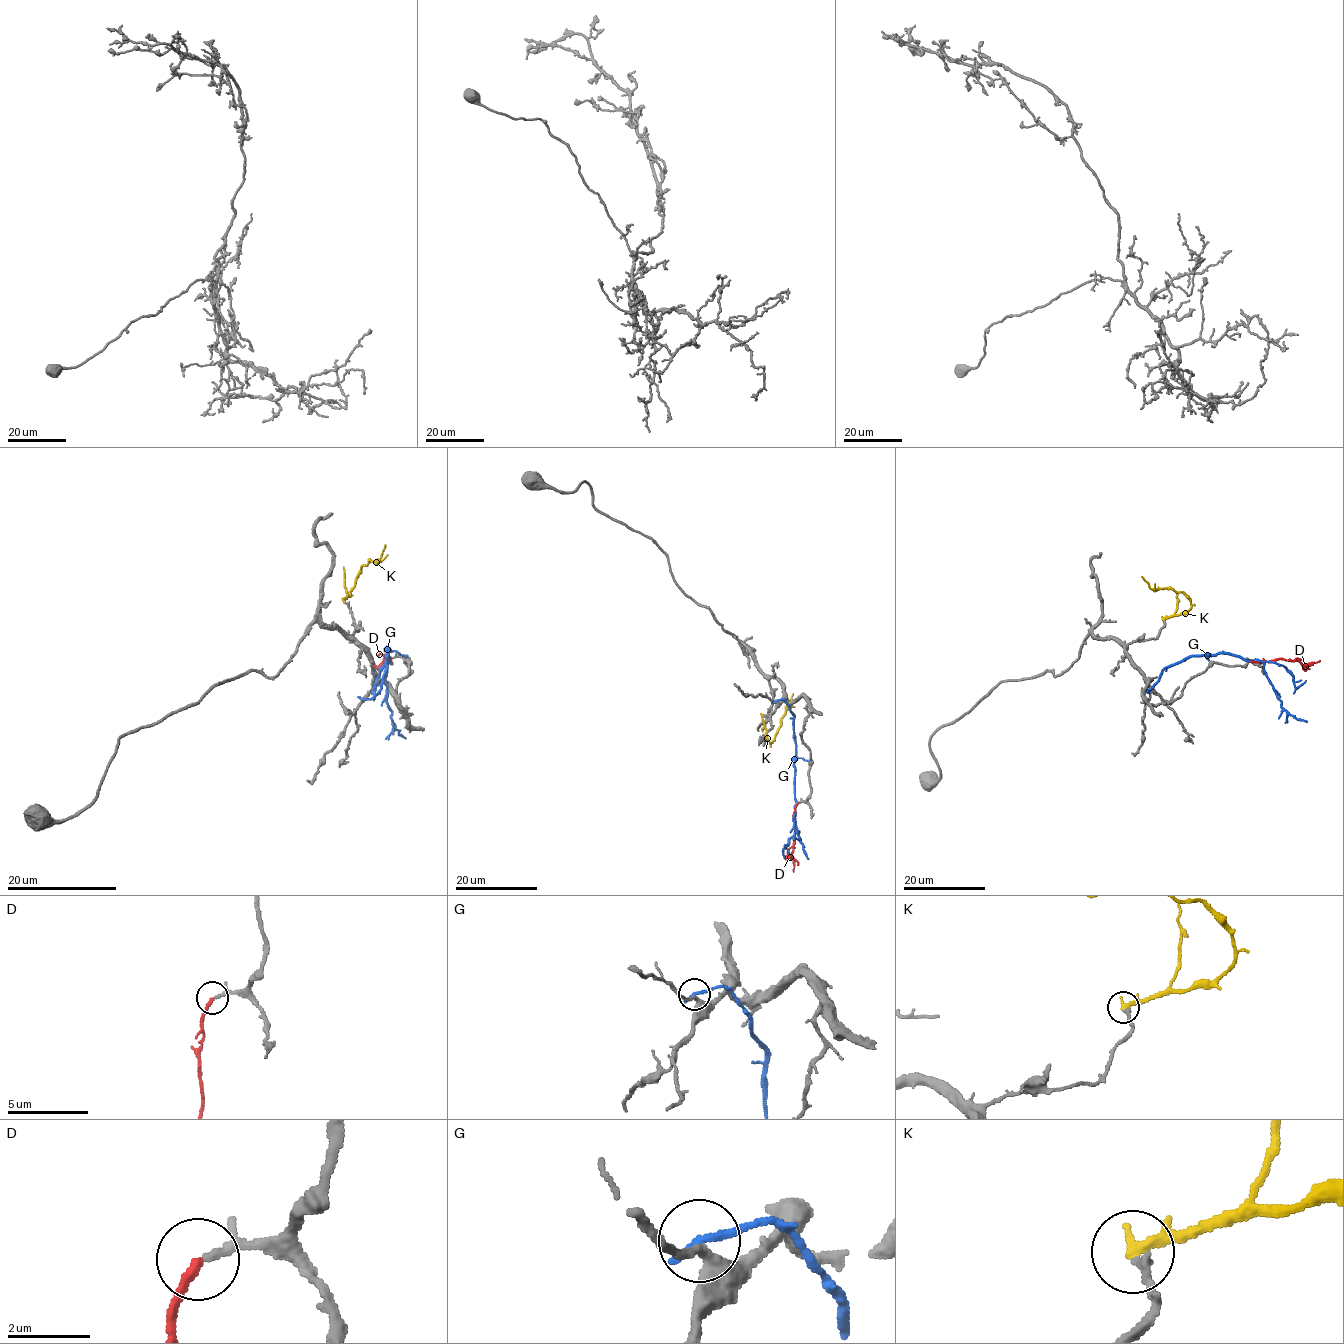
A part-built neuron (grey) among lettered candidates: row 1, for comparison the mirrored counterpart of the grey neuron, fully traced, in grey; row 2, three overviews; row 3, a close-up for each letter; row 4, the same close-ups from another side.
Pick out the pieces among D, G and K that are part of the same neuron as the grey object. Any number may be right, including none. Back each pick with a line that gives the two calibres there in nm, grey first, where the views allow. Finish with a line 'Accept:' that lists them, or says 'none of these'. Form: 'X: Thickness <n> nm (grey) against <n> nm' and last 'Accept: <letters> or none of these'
D: Thickness 130 nm (grey) against 240 nm
Accept: D

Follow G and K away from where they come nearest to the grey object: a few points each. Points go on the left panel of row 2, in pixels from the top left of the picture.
G: (362, 699), (372, 699), (380, 690), (388, 646), (387, 707), (399, 734), (406, 738)
K: (344, 601), (362, 565), (370, 560), (377, 561), (385, 545)

